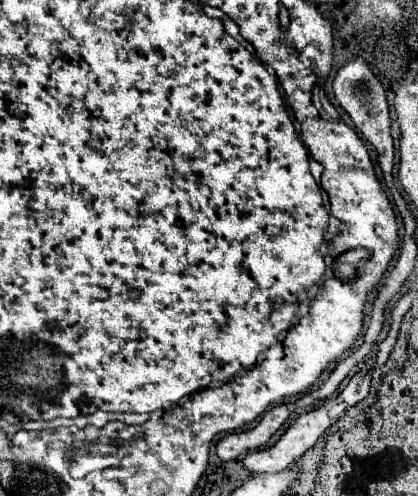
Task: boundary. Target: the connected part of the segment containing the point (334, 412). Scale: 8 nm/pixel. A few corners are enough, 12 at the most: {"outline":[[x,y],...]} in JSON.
{"outline":[[365,370],[337,398],[297,416],[275,446],[247,454],[255,474],[289,468],[351,406],[367,398]]}

